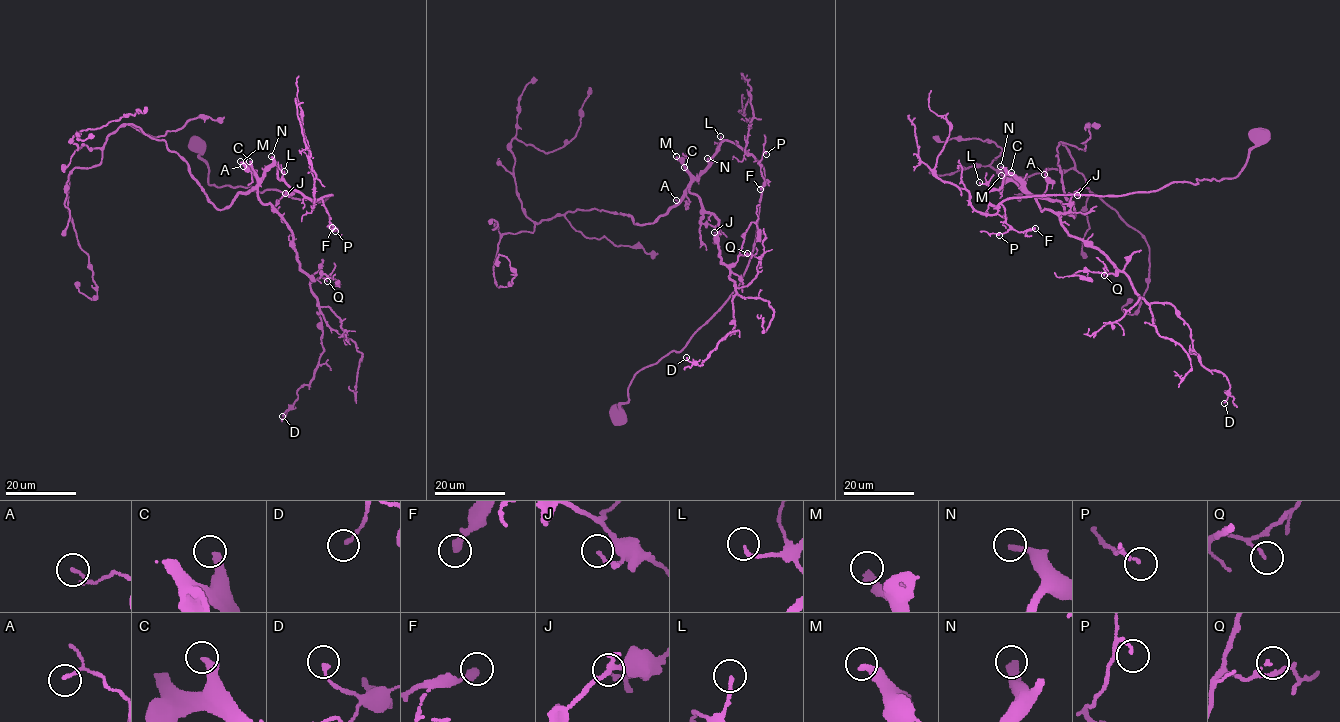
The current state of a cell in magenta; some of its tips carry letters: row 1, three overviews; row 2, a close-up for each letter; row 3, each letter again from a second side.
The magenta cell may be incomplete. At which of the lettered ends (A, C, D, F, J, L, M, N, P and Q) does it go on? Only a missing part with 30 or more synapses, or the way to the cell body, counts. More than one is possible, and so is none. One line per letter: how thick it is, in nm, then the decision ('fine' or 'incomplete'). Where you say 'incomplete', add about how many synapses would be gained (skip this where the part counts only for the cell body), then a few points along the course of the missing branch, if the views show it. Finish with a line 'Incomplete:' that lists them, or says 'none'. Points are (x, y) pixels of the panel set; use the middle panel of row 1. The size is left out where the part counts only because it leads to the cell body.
A: calibre 150 nm; fine
C: calibre 360 nm; incomplete; 250 synapses
D: calibre 160 nm; fine
F: calibre 340 nm; fine
J: calibre 100 nm; fine
L: calibre 150 nm; fine
M: calibre 200 nm; fine
N: calibre 320 nm; fine
P: calibre 120 nm; fine
Q: calibre 120 nm; fine
Incomplete: C

